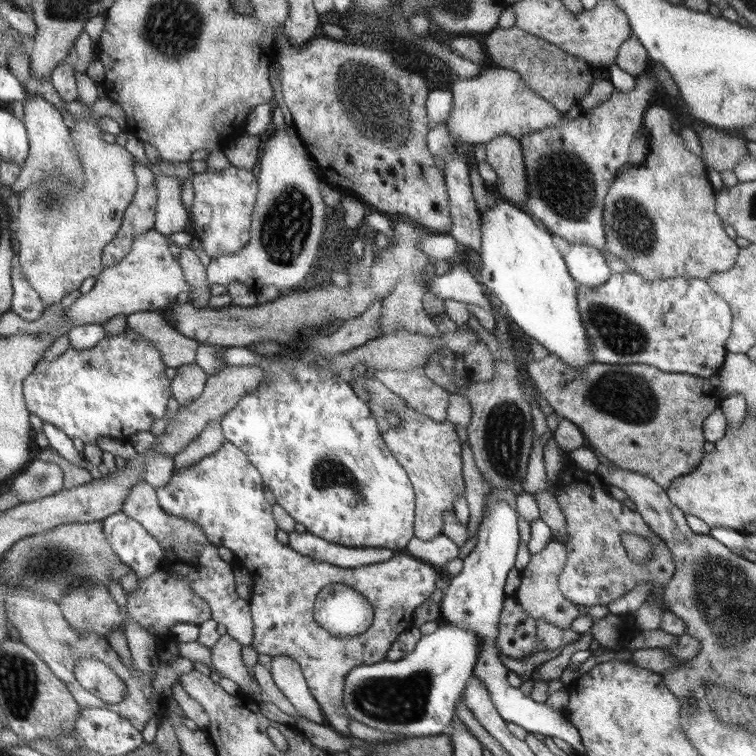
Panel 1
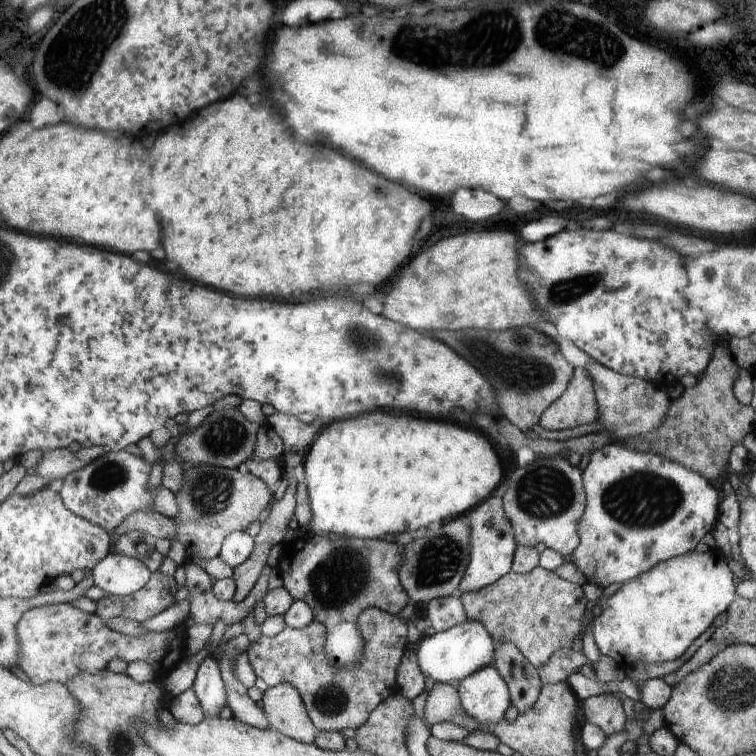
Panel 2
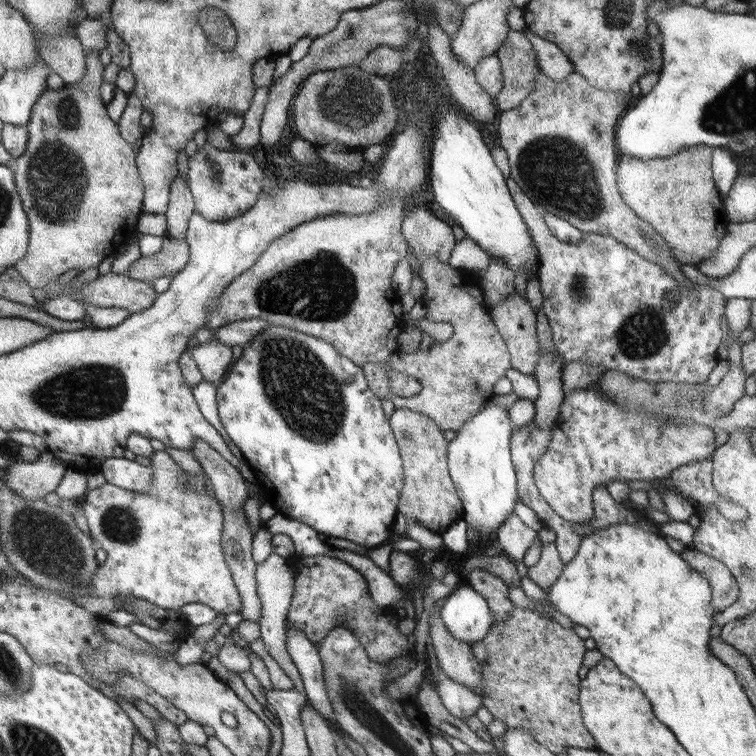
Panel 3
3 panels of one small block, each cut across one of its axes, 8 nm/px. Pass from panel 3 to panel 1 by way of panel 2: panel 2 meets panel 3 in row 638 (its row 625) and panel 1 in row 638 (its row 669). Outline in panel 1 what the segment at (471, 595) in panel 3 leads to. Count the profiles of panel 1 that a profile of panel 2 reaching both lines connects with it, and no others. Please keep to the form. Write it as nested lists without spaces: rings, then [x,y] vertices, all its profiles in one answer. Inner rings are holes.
[[[443,622],[435,628],[435,632],[423,634],[419,642],[415,644],[415,650],[407,654],[405,658],[397,662],[383,660],[379,664],[361,666],[361,668],[351,670],[343,684],[343,706],[347,714],[351,714],[353,720],[365,726],[371,726],[375,730],[405,734],[407,738],[439,736],[447,730],[447,726],[451,726],[453,704],[461,700],[463,688],[473,676],[481,650],[483,650],[483,640],[473,630],[467,630],[463,626],[453,626],[451,622],[449,624]]]

